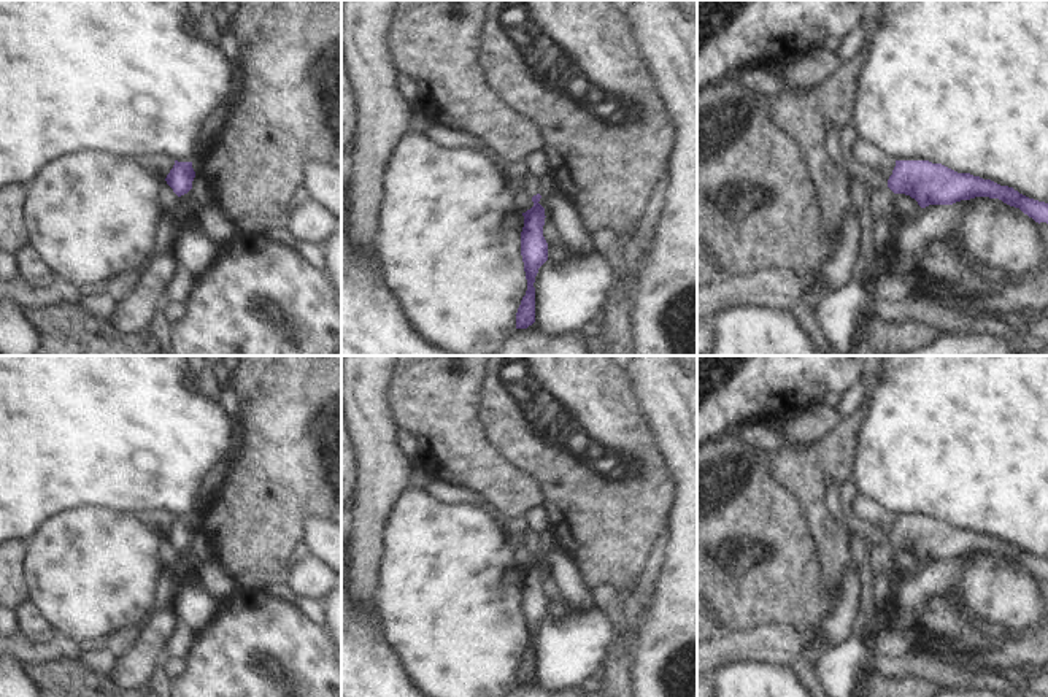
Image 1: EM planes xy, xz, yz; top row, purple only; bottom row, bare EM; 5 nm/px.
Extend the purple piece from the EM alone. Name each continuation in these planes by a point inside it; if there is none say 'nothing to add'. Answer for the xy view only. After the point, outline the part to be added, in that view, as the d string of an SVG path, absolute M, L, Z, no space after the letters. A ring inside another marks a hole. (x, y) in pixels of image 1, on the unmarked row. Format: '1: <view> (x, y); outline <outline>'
nothing to add

